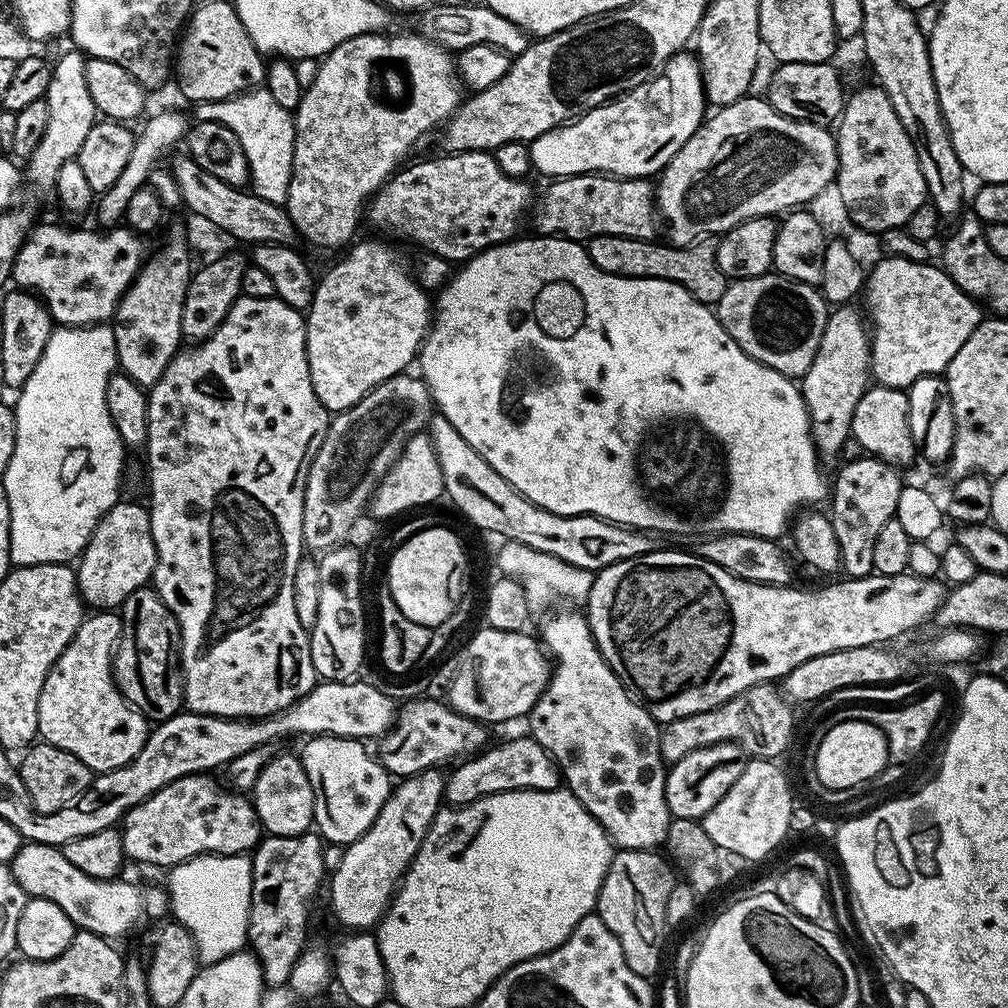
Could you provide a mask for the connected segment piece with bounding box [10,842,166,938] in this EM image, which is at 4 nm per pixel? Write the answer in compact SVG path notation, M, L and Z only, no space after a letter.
M21 843L10 867L25 897L46 898L54 902L54 906L62 906L62 910L66 910L66 918L70 918L77 929L105 938L124 936L136 923L156 920L166 912L166 892L163 887L139 888L125 878L90 878L90 874L82 874L82 870L78 870L78 866L74 866L74 862L70 862L70 858L66 858L63 850L55 844Z

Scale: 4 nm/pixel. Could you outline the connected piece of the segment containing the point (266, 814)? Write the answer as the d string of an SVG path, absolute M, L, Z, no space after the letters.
M277 754L258 774L250 799L256 807L261 829L270 836L300 836L313 827L316 819L314 790L310 778L306 778L304 762L299 755Z

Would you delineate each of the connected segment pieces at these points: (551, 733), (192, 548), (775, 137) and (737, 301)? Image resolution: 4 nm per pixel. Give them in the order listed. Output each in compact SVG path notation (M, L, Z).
M580 610L568 611L572 612L560 612L553 620L546 621L544 629L538 632L539 639L542 641L547 655L554 661L554 667L551 669L548 684L545 686L543 694L538 698L538 702L532 707L532 711L526 717L526 723L528 723L529 728L527 728L527 731L530 733L532 739L539 742L552 755L552 761L559 768L567 791L574 793L578 798L578 802L582 802L584 809L604 827L604 833L608 835L609 840L612 841L617 849L659 849L667 838L668 824L674 819L666 806L666 765L660 753L661 725L644 709L644 705L639 700L630 695L623 682L614 674L611 666L606 663L604 655L600 653L600 647L596 645L596 639L592 637L587 615Z
M241 295L232 303L230 314L210 338L176 353L147 393L148 398L148 500L150 526L156 547L156 569L151 583L156 593L166 602L180 627L180 670L184 678L184 708L190 712L221 716L227 720L247 720L262 716L275 716L295 704L308 691L315 688L318 677L312 661L312 642L309 629L298 622L294 614L294 574L298 562L305 555L302 534L302 514L306 478L310 466L328 433L330 413L318 402L310 378L306 342L306 320L297 309L275 298L250 298Z
M749 94L738 102L727 104L725 108L715 109L715 111L705 119L704 123L701 124L700 129L688 139L686 146L682 146L682 150L678 150L678 154L674 154L674 158L670 158L670 162L665 166L663 172L659 173L658 179L654 184L656 189L656 211L659 219L663 221L663 223L664 220L668 223L667 239L671 241L671 243L677 246L694 244L703 237L729 232L734 226L738 226L747 220L753 220L759 216L775 217L777 215L776 212L784 214L789 210L796 210L801 206L807 206L814 198L814 194L818 194L818 190L826 190L826 186L835 181L837 166L838 154L836 153L836 138L825 125L811 124L810 122L786 118L782 114L778 114L778 110L770 107L767 99L760 97L759 100L755 94Z
M769 270L762 276L731 281L726 294L722 294L722 298L714 305L714 311L726 334L730 334L734 342L738 342L738 346L746 355L757 360L759 364L778 370L778 374L789 378L802 378L806 370L810 370L814 354L818 354L822 330L826 330L830 305L817 285L791 280L788 276Z

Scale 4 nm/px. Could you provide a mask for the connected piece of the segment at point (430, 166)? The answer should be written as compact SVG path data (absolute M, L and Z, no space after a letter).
M449 152L439 154L433 160L409 163L393 172L366 205L366 220L380 232L413 240L425 252L433 252L453 262L467 262L473 256L499 244L517 239L520 223L525 223L534 204L534 192L527 179L510 178L502 174L495 155L487 152Z

